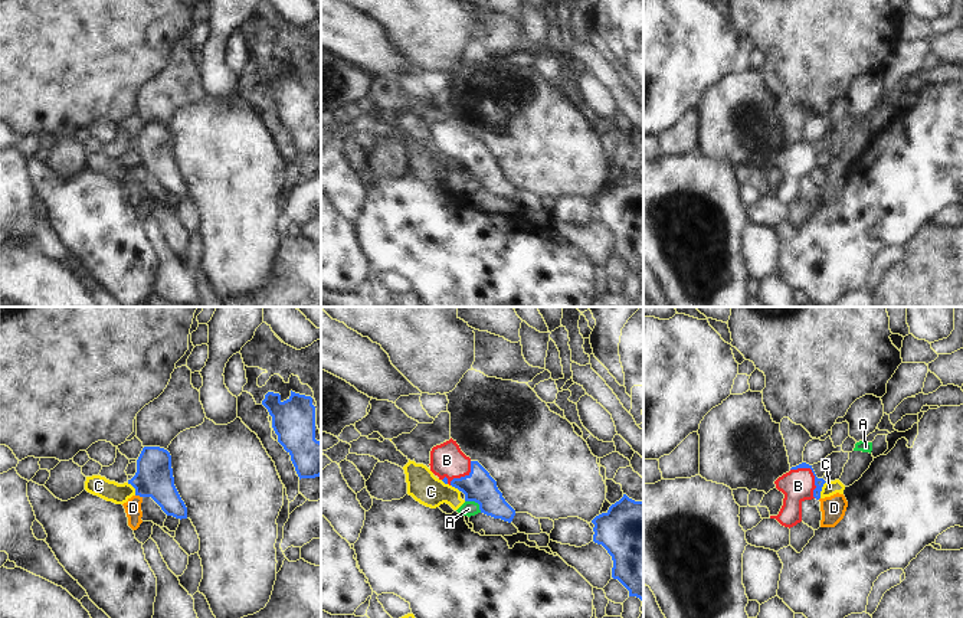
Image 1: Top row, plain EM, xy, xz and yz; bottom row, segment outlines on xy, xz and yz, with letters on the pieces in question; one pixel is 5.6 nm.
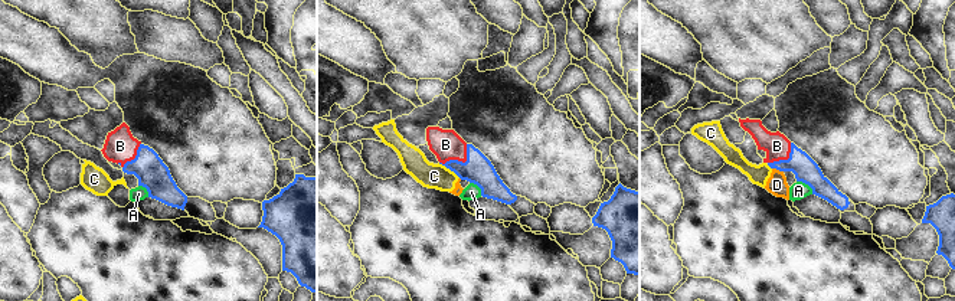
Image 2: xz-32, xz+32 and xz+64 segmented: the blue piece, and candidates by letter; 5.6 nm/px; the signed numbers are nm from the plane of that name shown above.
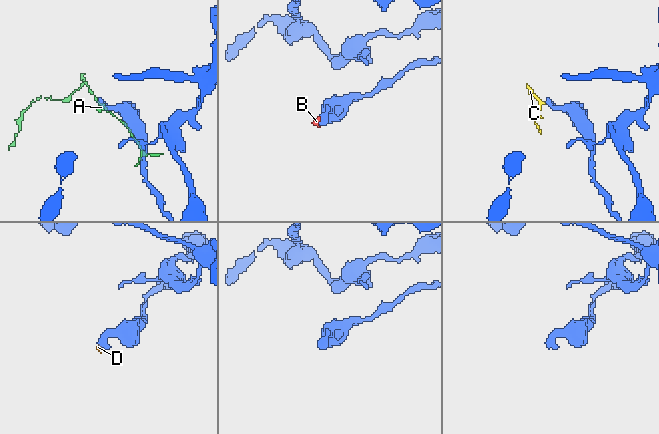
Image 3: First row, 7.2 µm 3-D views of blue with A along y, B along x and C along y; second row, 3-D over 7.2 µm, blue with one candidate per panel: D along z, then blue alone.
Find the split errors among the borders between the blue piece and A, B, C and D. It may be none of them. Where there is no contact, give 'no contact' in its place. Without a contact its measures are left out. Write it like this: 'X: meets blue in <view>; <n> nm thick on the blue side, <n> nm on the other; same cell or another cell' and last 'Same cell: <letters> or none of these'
A: meets blue in xz; 170 nm thick on the blue side, 80 nm on the other; another cell
B: meets blue in yz; 50 nm thick on the blue side, 180 nm on the other; same cell
C: meets blue in yz; 50 nm thick on the blue side, 80 nm on the other; another cell
D: meets blue in xy; 220 nm thick on the blue side, 100 nm on the other; another cell
Same cell: B

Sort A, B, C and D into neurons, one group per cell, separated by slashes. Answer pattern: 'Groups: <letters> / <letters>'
Groups: A / B / C D.

